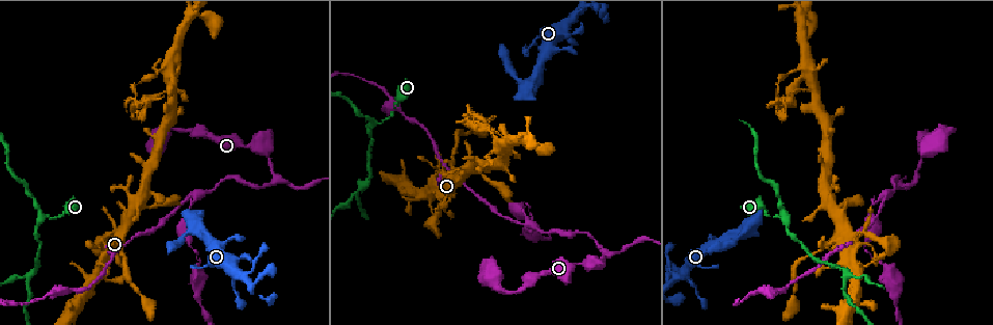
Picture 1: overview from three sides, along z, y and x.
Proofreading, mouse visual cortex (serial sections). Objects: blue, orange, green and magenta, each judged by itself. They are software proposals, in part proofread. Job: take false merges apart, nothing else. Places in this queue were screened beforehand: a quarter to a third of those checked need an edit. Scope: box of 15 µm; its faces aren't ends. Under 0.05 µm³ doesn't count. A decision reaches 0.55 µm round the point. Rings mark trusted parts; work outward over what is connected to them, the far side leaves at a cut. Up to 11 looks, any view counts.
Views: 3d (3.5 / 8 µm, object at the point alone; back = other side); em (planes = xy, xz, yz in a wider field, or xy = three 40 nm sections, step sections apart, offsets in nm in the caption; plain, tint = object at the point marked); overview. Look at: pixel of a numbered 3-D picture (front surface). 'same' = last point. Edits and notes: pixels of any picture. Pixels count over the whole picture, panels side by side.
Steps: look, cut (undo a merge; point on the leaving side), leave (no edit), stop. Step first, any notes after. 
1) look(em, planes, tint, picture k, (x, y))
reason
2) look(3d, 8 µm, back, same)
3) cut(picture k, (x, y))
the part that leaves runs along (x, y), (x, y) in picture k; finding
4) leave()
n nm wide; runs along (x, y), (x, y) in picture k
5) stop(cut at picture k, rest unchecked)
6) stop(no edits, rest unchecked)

look(em, planes, tint, picture 1, (376, 123))
calibre changes

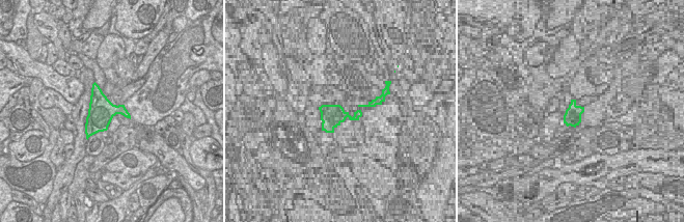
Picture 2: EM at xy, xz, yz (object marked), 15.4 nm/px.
look(3d, 3.5 µm, same)

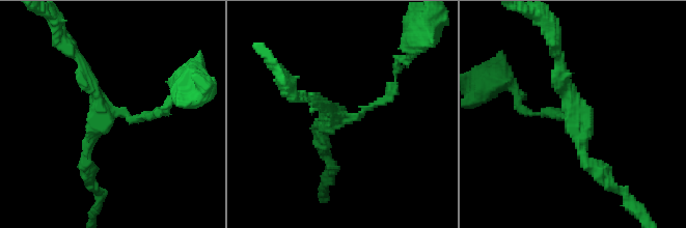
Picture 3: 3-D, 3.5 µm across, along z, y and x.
leave()
400 nm wide; runs along (544, 112), (576, 112), (581, 153), (598, 169) in picture 3; all the same cell

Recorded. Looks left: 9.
look(3d, 3.5 µm, picture 1, (361, 183))

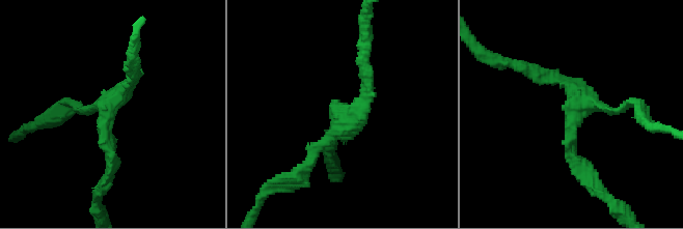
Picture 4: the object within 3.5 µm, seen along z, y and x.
look(em, xy, step 3, tint, picture 4, (578, 99))
3 arms; arms of 150, 150, 150 nm

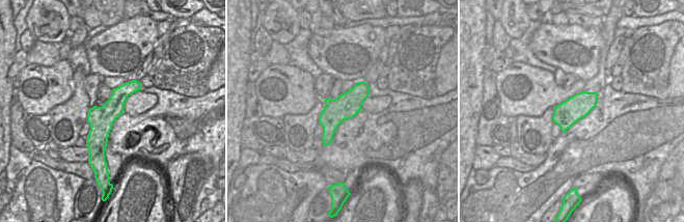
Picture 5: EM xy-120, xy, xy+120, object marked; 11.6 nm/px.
leave()
runs along (137, 84), (101, 120), (100, 153) in picture 5; all the same cell

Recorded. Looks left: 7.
look(3d, 3.5 µm, picture 1, (453, 164))
sudden change in width

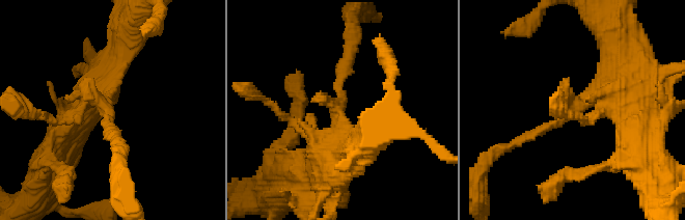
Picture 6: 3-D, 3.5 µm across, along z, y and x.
look(em, xy, step 3, plain, picture 6, (574, 106))

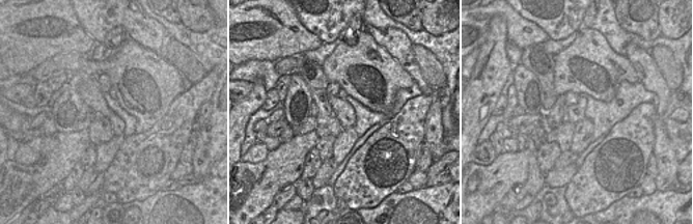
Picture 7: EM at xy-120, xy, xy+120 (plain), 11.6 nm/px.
look(em, xy, step 3, tint, same)

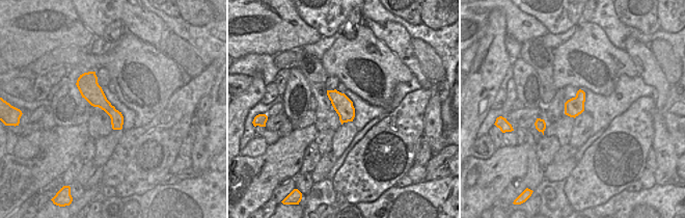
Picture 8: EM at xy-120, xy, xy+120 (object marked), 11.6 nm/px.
leave()
runs along (82, 77), (116, 116), (118, 127) in picture 8; one cell here

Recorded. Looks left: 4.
look(em, xy, step 2, tint, picture 1, (255, 143))
thick turns thin

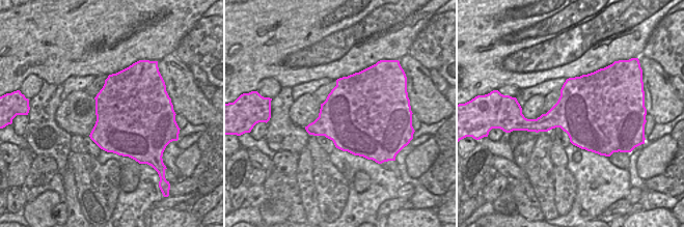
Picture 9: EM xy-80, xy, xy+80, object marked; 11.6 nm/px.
look(3d, 3.5 µm, same)

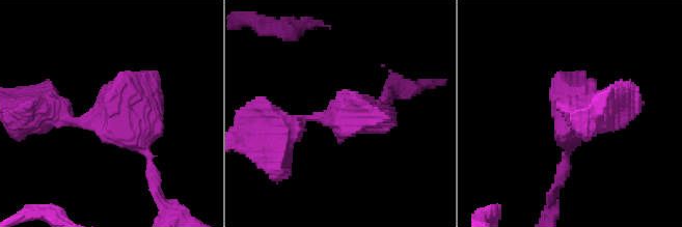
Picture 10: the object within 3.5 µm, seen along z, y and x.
leave()
runs along (292, 126), (384, 101) in picture 10; one cell here

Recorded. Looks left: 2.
stop(no edits, rest unchecked)

